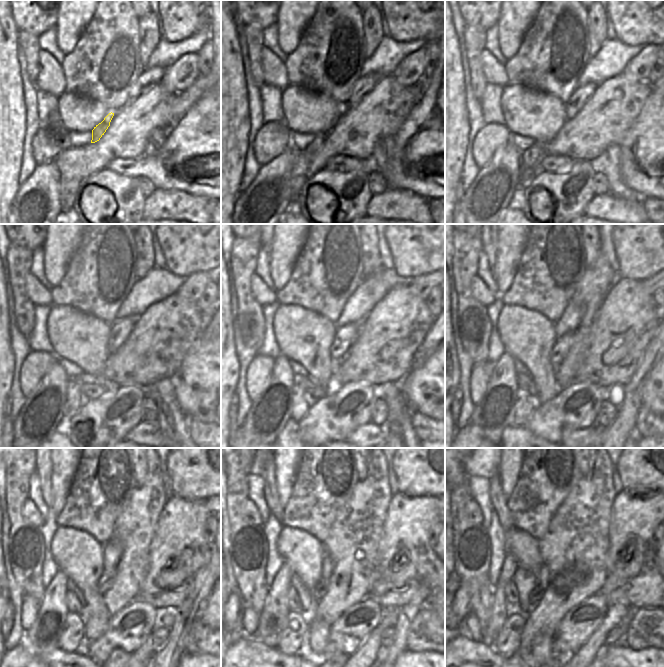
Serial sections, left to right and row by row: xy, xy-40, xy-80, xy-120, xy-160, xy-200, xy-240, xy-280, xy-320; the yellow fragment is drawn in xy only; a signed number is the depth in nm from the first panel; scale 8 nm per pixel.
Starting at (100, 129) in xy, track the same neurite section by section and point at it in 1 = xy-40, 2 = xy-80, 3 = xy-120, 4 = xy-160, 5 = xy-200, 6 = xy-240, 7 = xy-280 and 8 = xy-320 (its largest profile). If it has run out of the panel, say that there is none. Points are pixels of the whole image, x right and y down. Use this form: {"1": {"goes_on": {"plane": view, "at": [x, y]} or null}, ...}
{"1": {"goes_on": {"plane": "xy-40", "at": [319, 138]}}, "2": {"goes_on": {"plane": "xy-80", "at": [530, 158]}}, "3": {"goes_on": {"plane": "xy-120", "at": [73, 401]}}, "4": {"goes_on": {"plane": "xy-160", "at": [299, 406]}}, "5": {"goes_on": {"plane": "xy-200", "at": [523, 409]}}, "6": {"goes_on": {"plane": "xy-240", "at": [74, 632]}}, "7": {"goes_on": {"plane": "xy-280", "at": [290, 640]}}, "8": {"goes_on": {"plane": "xy-320", "at": [507, 643]}}}

